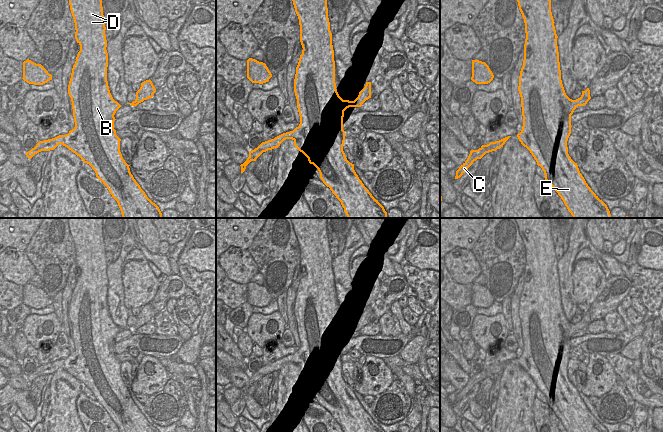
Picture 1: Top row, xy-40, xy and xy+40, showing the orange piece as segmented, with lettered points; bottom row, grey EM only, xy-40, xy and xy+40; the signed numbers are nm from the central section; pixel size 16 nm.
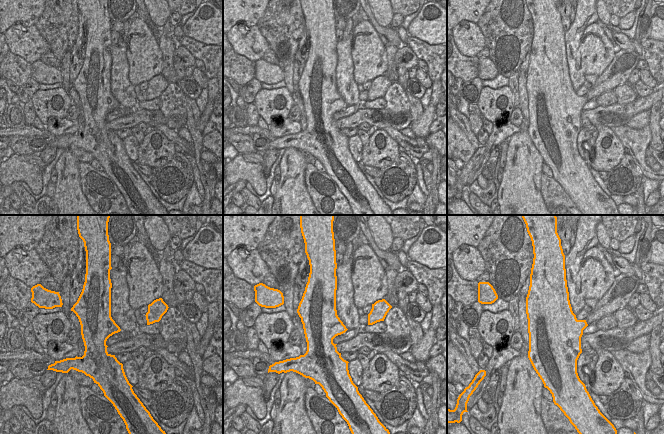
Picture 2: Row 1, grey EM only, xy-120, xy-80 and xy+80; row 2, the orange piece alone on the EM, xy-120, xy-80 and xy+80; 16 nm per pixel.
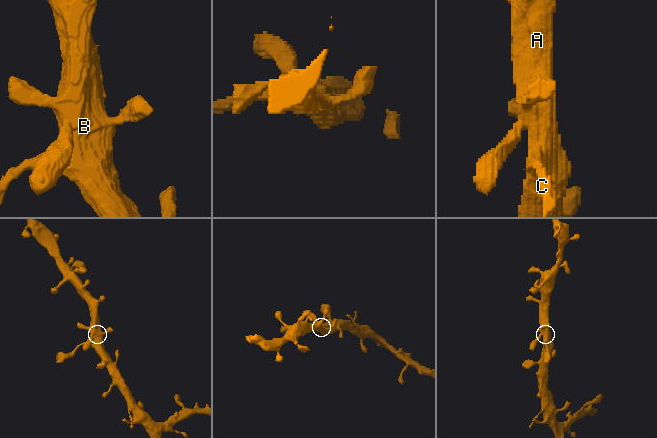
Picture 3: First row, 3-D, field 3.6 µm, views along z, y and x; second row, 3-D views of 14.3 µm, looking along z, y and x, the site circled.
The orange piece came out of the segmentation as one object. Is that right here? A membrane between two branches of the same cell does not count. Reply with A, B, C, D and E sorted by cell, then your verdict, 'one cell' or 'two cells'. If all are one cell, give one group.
groups A B C D E; one cell

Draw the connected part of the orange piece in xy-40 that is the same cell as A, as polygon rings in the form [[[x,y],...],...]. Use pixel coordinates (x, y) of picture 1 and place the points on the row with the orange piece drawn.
[[[69,0],[70,10],[75,23],[75,39],[80,45],[75,64],[72,68],[71,78],[68,85],[68,94],[71,98],[75,127],[66,135],[39,141],[34,148],[26,152],[31,159],[41,151],[54,150],[59,144],[67,147],[84,163],[89,164],[96,173],[96,177],[107,187],[112,197],[117,201],[123,218],[163,218],[159,207],[153,203],[141,189],[130,172],[130,168],[120,152],[121,139],[114,129],[114,115],[121,105],[115,101],[110,93],[107,81],[108,53],[106,50],[107,40],[105,35],[105,21],[103,15],[102,0]]]

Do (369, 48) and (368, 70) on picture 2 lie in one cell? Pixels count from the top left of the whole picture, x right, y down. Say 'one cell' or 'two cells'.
one cell

